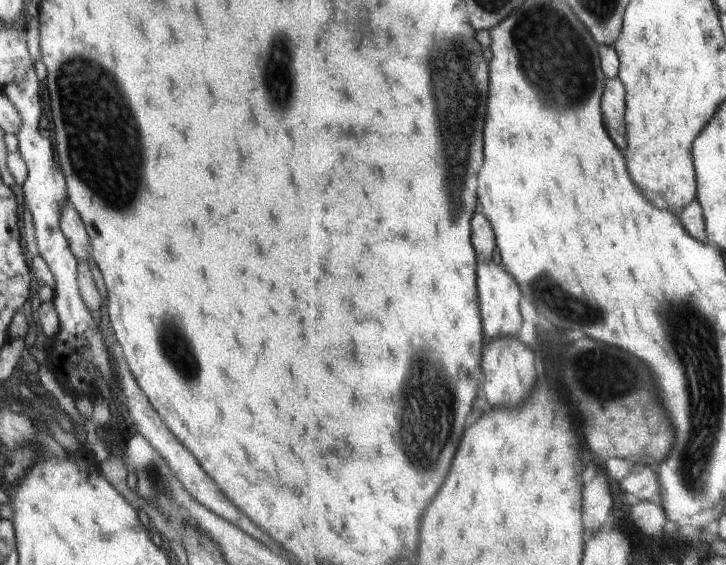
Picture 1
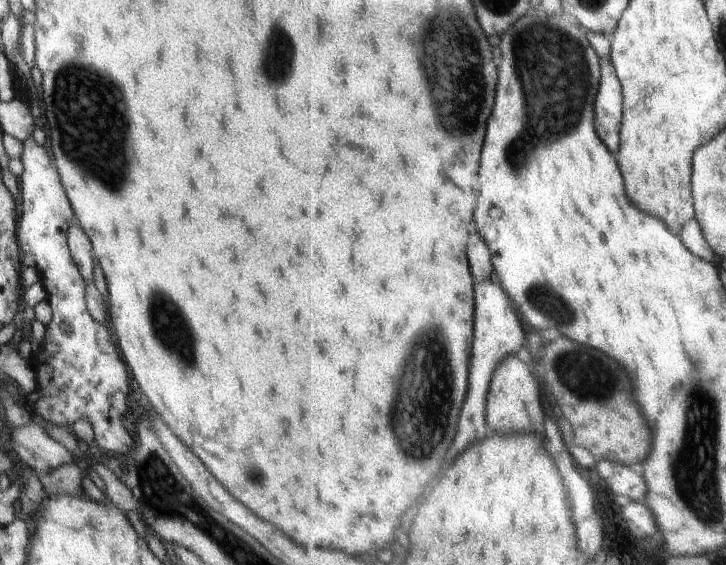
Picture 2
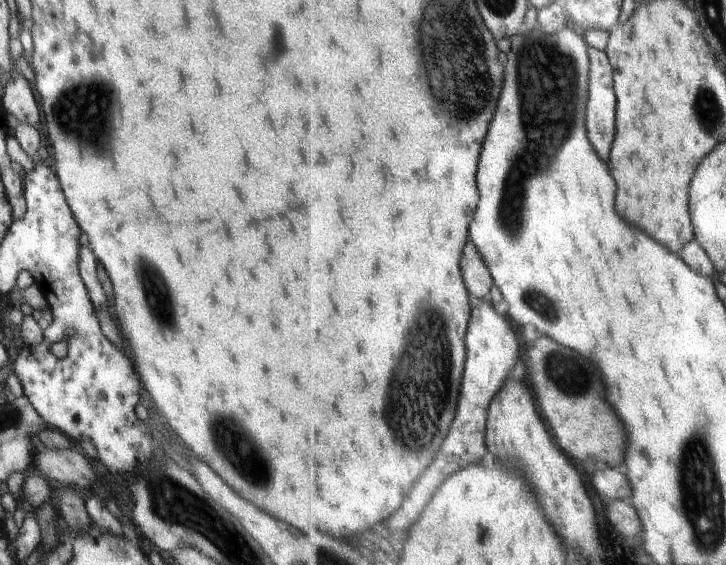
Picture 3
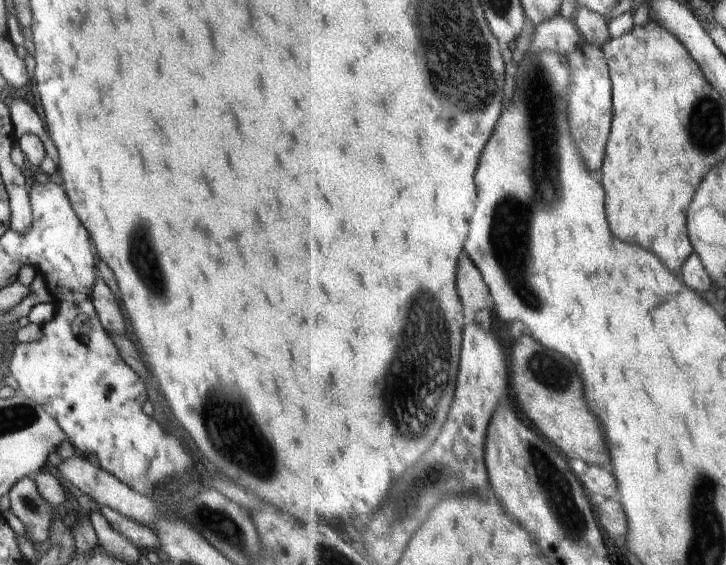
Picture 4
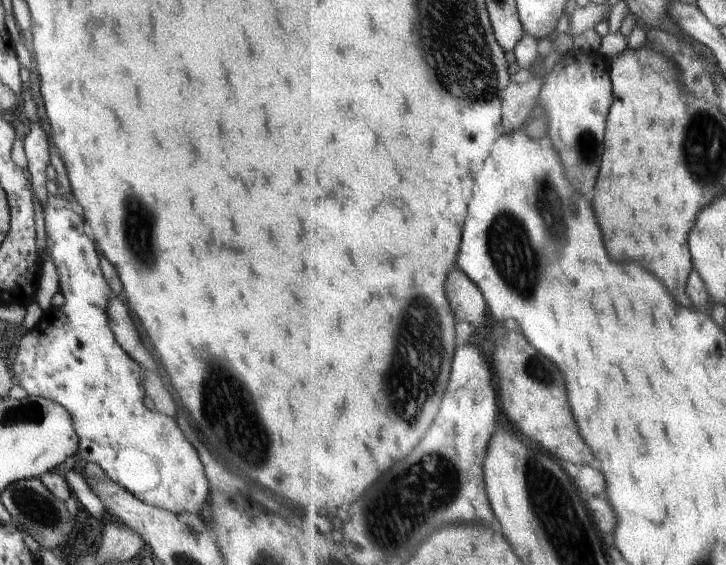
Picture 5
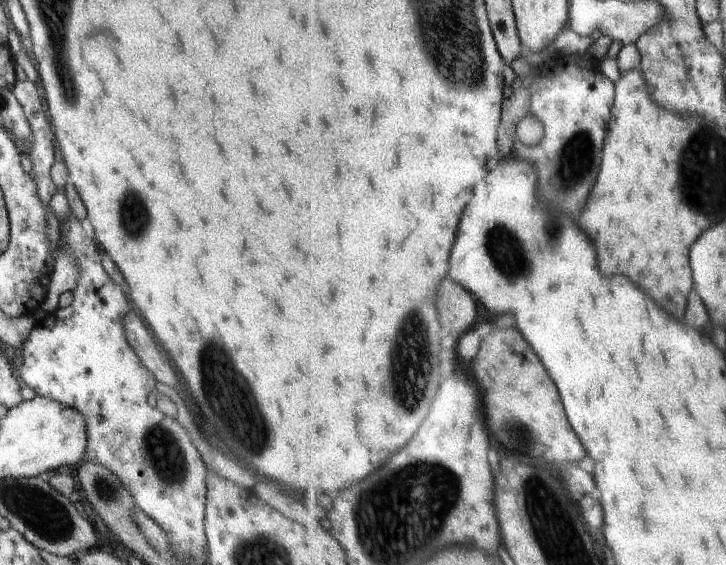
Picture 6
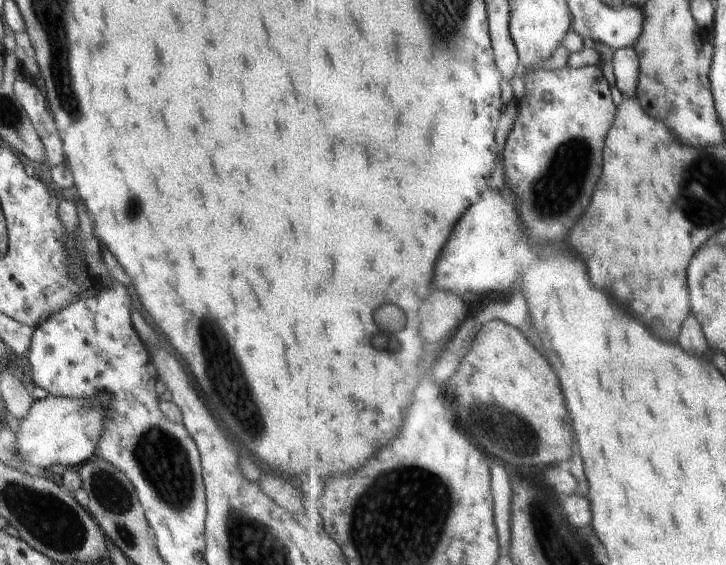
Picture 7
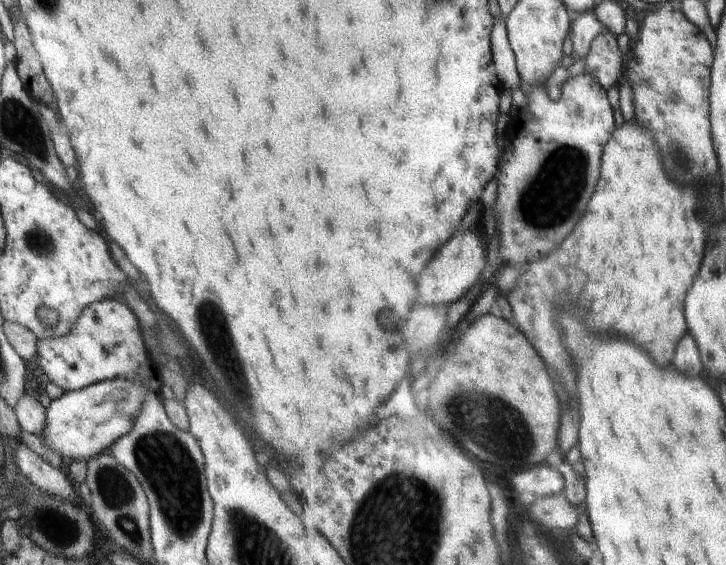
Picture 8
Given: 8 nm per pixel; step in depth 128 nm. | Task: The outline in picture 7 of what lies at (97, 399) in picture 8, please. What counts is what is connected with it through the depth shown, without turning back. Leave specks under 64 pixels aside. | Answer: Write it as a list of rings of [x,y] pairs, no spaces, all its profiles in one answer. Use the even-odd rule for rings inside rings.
[[[101,392],[99,399],[102,406],[94,400],[72,399],[67,397],[54,397],[49,395],[40,401],[34,401],[28,410],[28,415],[18,419],[18,430],[15,434],[17,456],[23,461],[23,468],[33,473],[42,473],[55,465],[66,468],[79,466],[94,458],[95,447],[100,439],[105,424],[103,410],[107,409],[108,393]]]

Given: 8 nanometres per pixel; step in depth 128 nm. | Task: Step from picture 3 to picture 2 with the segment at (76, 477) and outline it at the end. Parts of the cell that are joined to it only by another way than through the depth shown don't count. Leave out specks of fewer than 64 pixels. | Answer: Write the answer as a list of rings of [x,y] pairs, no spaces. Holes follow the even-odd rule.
[[[31,421],[26,426],[12,426],[7,444],[10,450],[18,454],[20,460],[24,460],[36,472],[50,474],[52,470],[58,470],[64,464],[79,462],[66,447],[50,438],[36,422]]]

